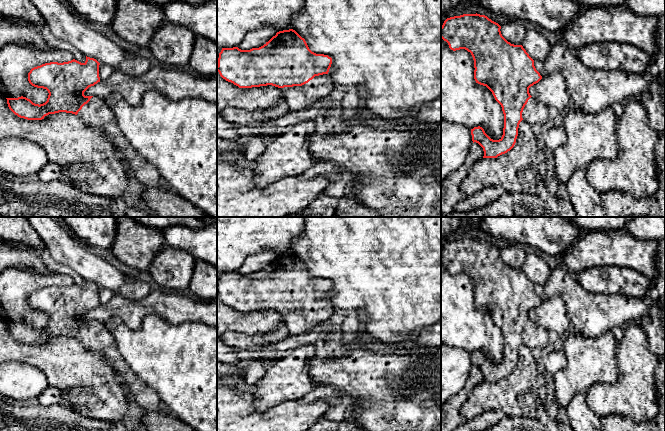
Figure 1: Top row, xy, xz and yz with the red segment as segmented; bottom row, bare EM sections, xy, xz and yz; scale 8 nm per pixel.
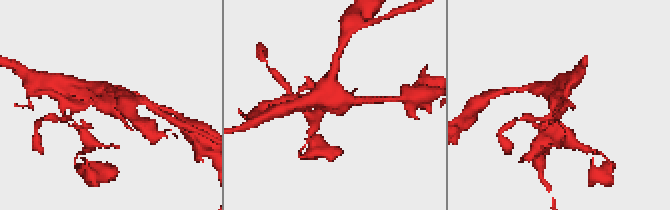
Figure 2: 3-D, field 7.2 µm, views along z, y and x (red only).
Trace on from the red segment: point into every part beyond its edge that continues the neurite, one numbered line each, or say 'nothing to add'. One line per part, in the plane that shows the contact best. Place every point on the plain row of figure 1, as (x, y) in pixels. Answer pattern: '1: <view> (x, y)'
1: xz (320, 311)

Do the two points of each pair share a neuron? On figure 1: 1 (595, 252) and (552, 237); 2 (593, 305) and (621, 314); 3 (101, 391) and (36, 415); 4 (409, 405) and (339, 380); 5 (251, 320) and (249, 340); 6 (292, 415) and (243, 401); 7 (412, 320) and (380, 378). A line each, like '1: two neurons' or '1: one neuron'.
1: two neurons
2: one neuron
3: two neurons
4: one neuron
5: two neurons
6: one neuron
7: two neurons

